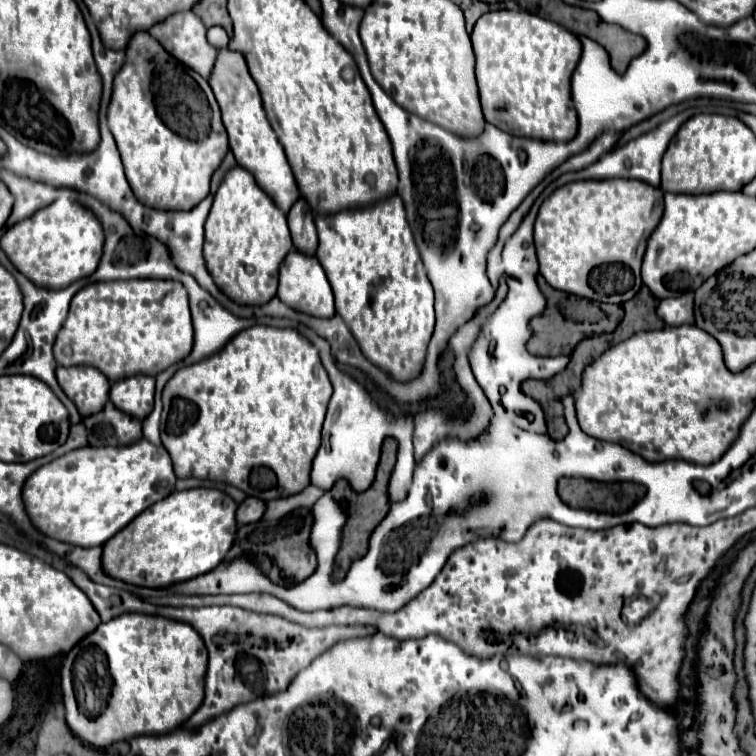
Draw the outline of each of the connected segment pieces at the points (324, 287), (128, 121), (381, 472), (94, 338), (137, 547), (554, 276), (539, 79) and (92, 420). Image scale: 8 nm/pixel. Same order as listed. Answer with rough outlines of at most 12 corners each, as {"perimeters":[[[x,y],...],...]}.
{"perimeters":[[[292,249],[278,297],[292,309],[332,317],[334,295],[314,255]],[[148,31],[116,73],[108,127],[134,195],[192,209],[228,151],[216,111],[202,141],[158,119],[150,61]],[[386,437],[376,479],[356,493],[346,479],[332,487],[348,511],[334,575],[368,551],[372,531],[388,515],[388,481],[398,441]],[[172,279],[98,281],[64,321],[58,365],[158,375],[194,341]],[[174,491],[104,545],[120,581],[168,587],[236,541],[236,501]],[[574,181],[540,205],[554,289],[622,305],[642,287],[662,191]],[[522,11],[470,35],[482,113],[510,135],[568,141],[582,45]],[[108,401],[86,417],[92,447],[128,445],[142,423]]]}

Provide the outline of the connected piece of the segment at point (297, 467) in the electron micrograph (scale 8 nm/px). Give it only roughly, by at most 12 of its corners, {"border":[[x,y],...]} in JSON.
{"border":[[296,329],[174,373],[180,479],[264,501],[310,483],[332,383]]}

